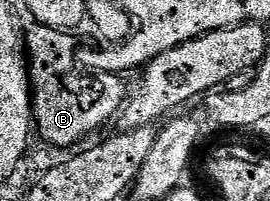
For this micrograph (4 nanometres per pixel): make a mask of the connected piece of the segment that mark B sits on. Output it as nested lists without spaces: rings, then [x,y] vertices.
[[[33,26],[33,29],[23,36],[23,48],[31,57],[31,95],[33,98],[33,123],[35,125],[36,135],[42,136],[49,144],[54,144],[57,148],[69,148],[72,144],[77,144],[80,140],[88,138],[92,132],[97,132],[121,107],[125,104],[125,95],[128,94],[129,88],[124,84],[120,75],[111,72],[102,72],[92,82],[90,82],[82,93],[77,96],[70,96],[69,89],[59,88],[59,82],[69,82],[67,78],[67,70],[79,70],[79,68],[65,68],[65,64],[61,64],[59,60],[63,58],[79,58],[79,48],[72,40],[68,31],[60,28],[47,28],[44,26]]]

